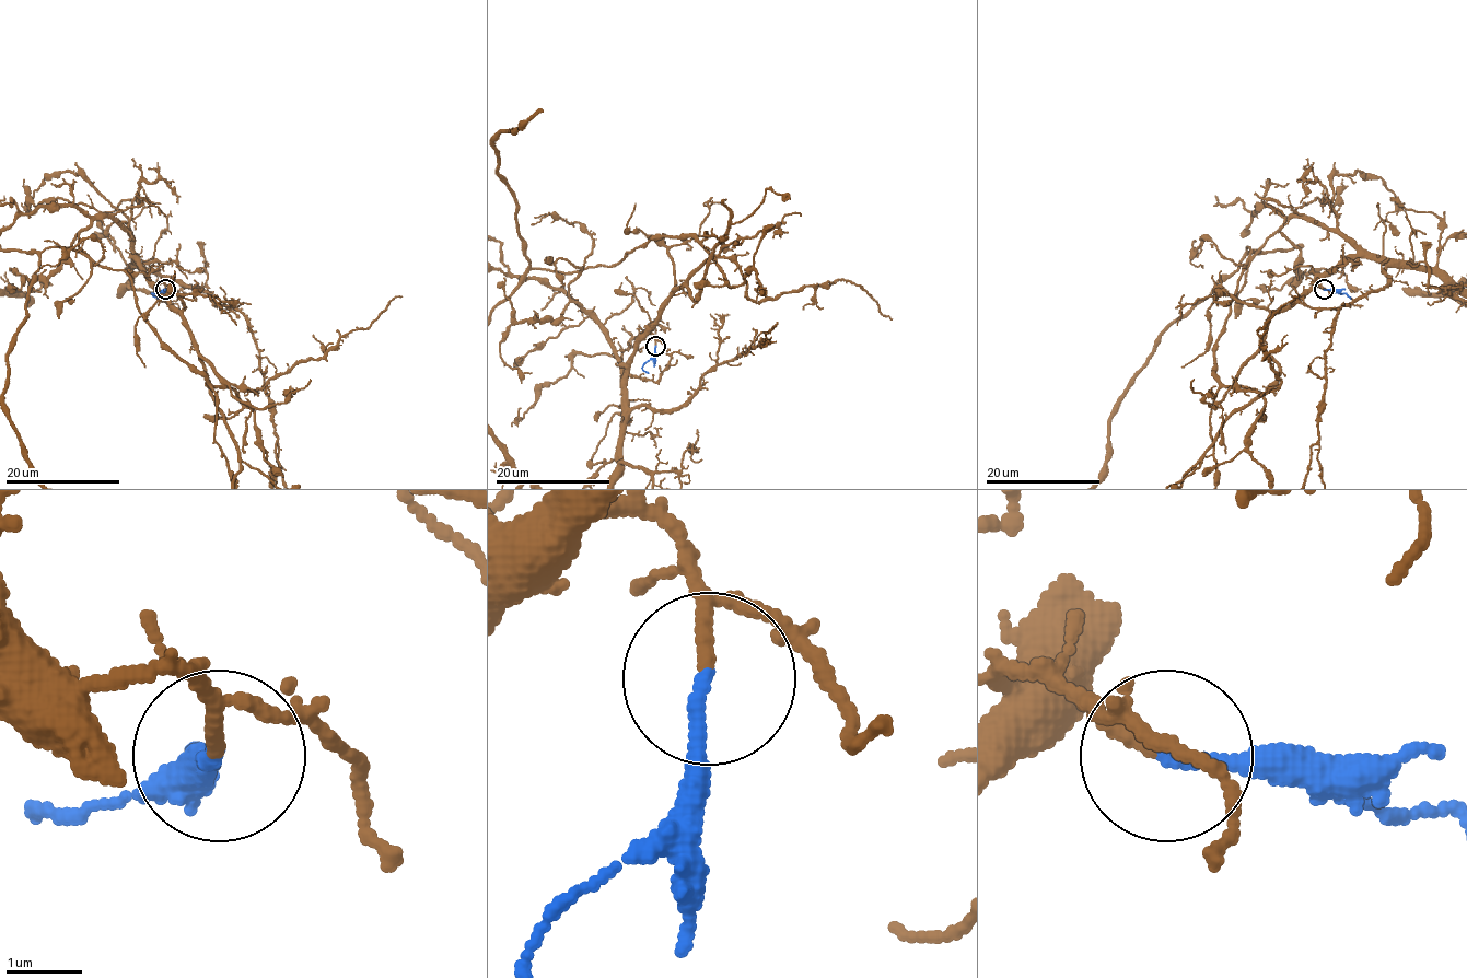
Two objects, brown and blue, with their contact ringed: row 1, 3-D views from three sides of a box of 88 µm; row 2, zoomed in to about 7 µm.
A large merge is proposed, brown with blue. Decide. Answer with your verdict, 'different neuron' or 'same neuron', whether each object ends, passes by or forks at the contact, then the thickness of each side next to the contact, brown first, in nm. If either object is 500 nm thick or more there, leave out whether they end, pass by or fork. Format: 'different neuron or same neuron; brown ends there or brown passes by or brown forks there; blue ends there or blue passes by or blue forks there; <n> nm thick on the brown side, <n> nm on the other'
same neuron; brown passes by; blue ends there; 130 nm thick on the brown side, 190 nm on the other

